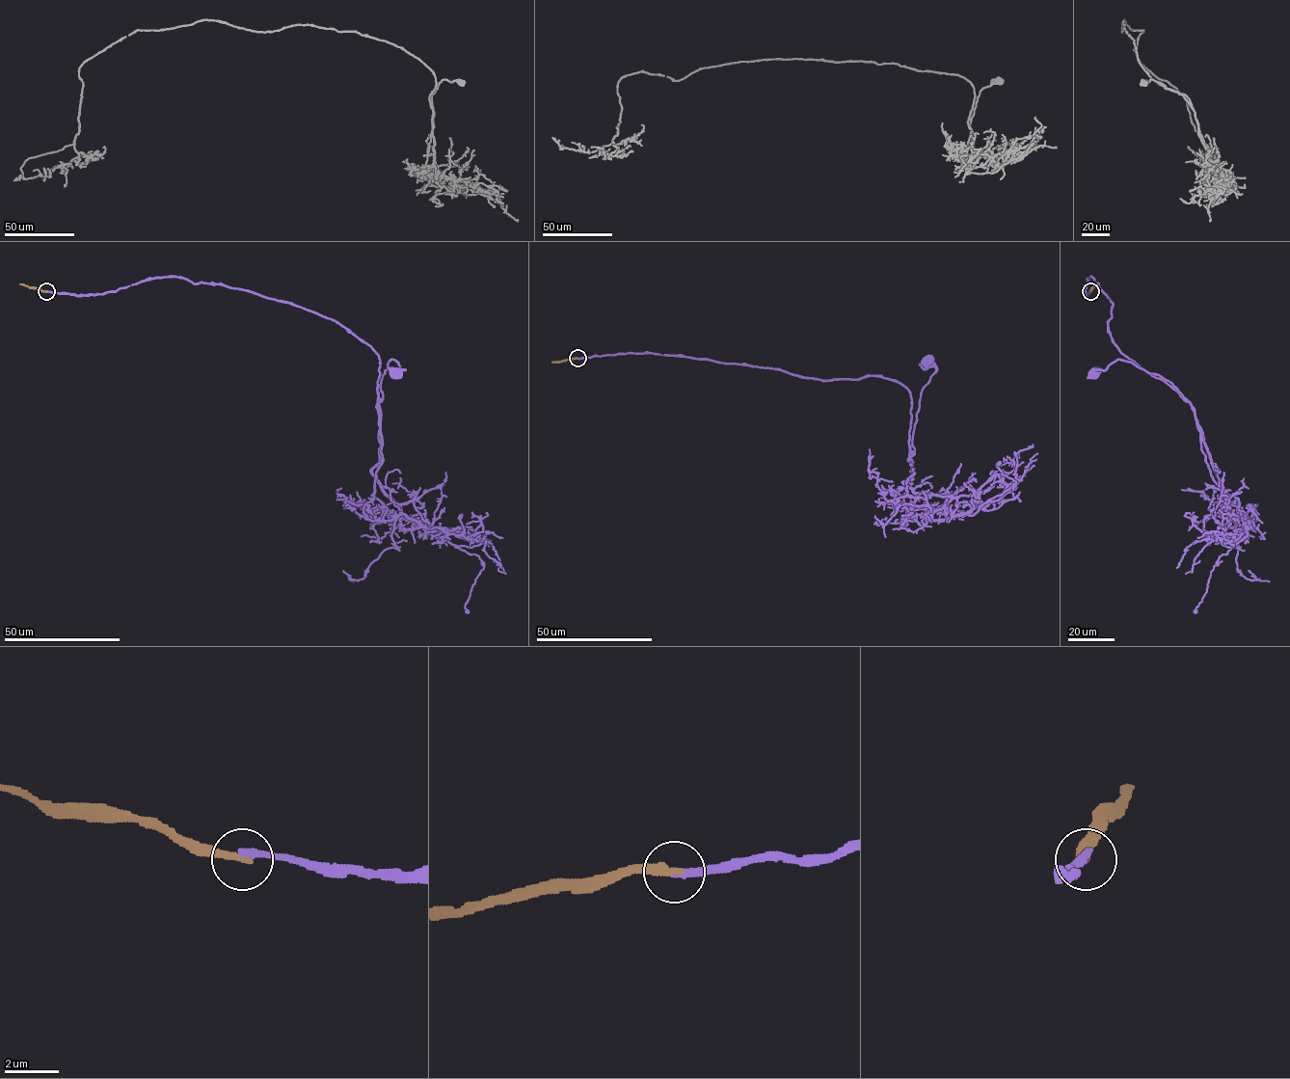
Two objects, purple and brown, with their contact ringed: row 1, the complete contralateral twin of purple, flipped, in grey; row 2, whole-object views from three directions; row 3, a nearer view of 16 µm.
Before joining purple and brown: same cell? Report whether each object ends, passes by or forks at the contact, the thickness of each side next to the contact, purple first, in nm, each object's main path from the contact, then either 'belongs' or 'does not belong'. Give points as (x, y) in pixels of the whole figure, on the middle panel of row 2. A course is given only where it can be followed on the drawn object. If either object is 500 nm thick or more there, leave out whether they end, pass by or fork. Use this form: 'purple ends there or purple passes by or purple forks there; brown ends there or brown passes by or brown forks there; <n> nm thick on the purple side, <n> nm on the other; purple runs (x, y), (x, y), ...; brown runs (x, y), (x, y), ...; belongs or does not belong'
purple ends there; brown ends there; 280 nm thick on the purple side, 320 nm on the other; purple runs (577, 358), (647, 353), (824, 380), (880, 375), (910, 392), (913, 454), (919, 401), (935, 370), (926, 360); brown runs (577, 358), (551, 363); does not belong

